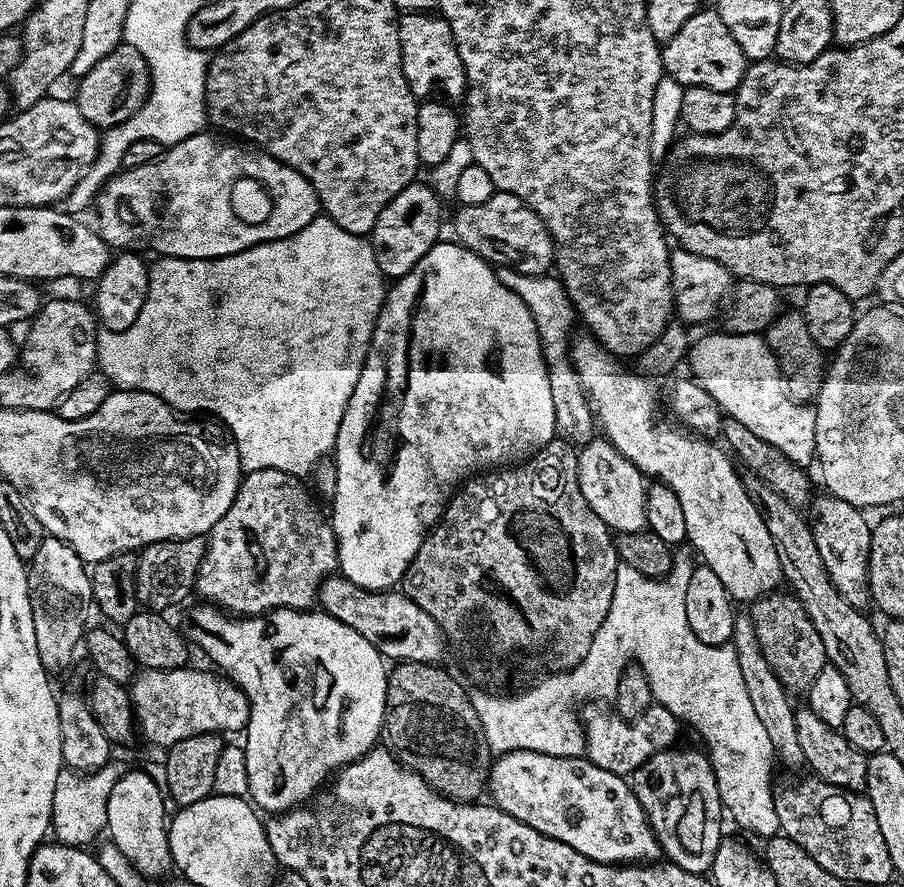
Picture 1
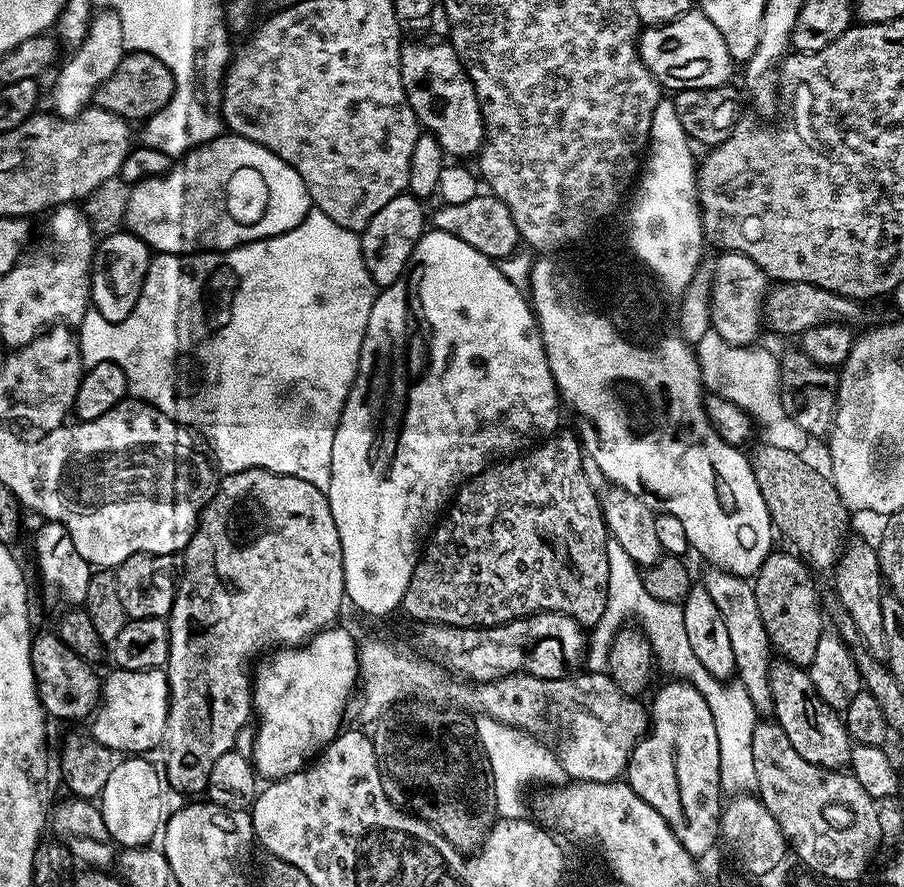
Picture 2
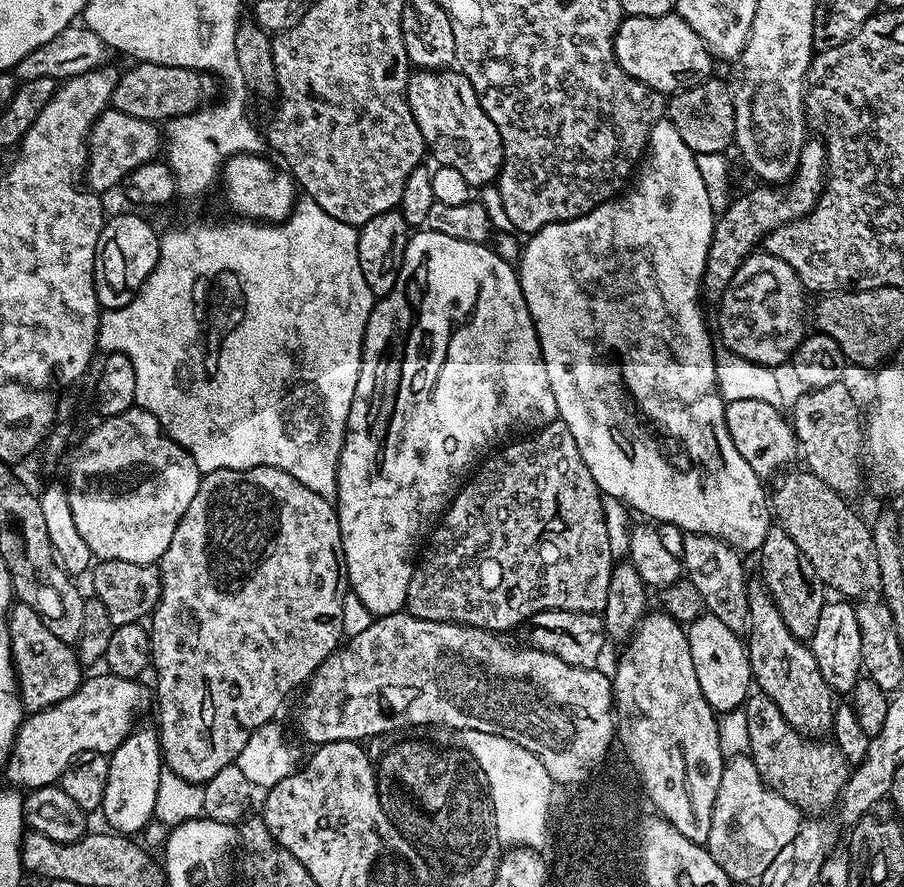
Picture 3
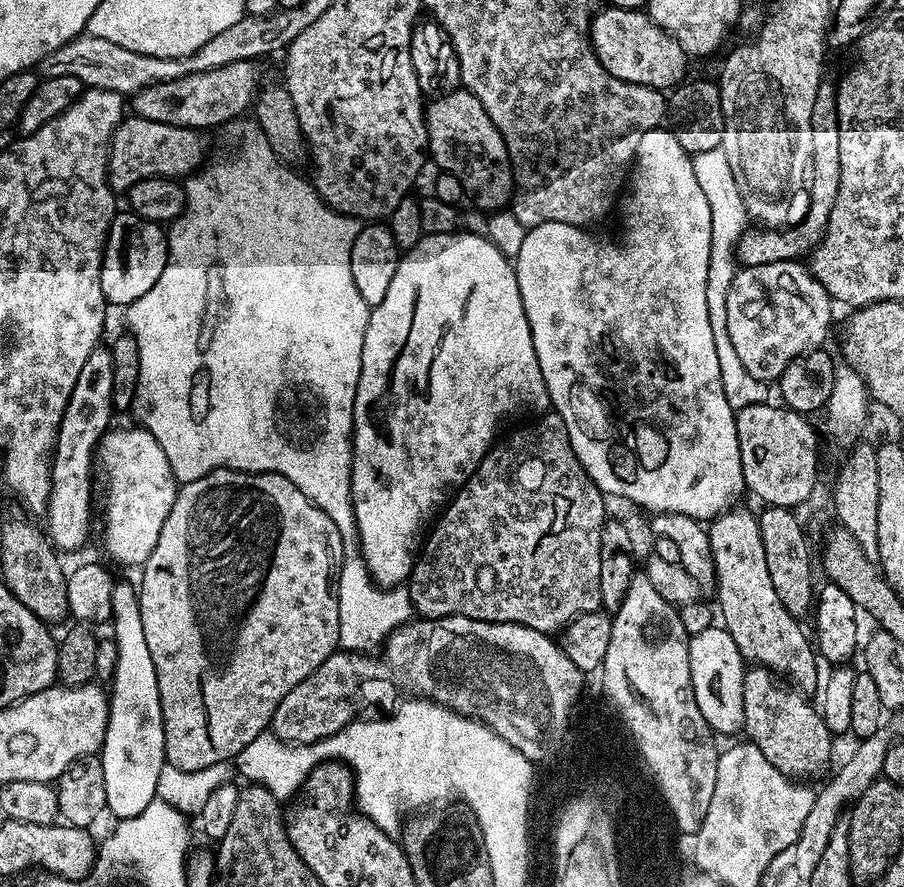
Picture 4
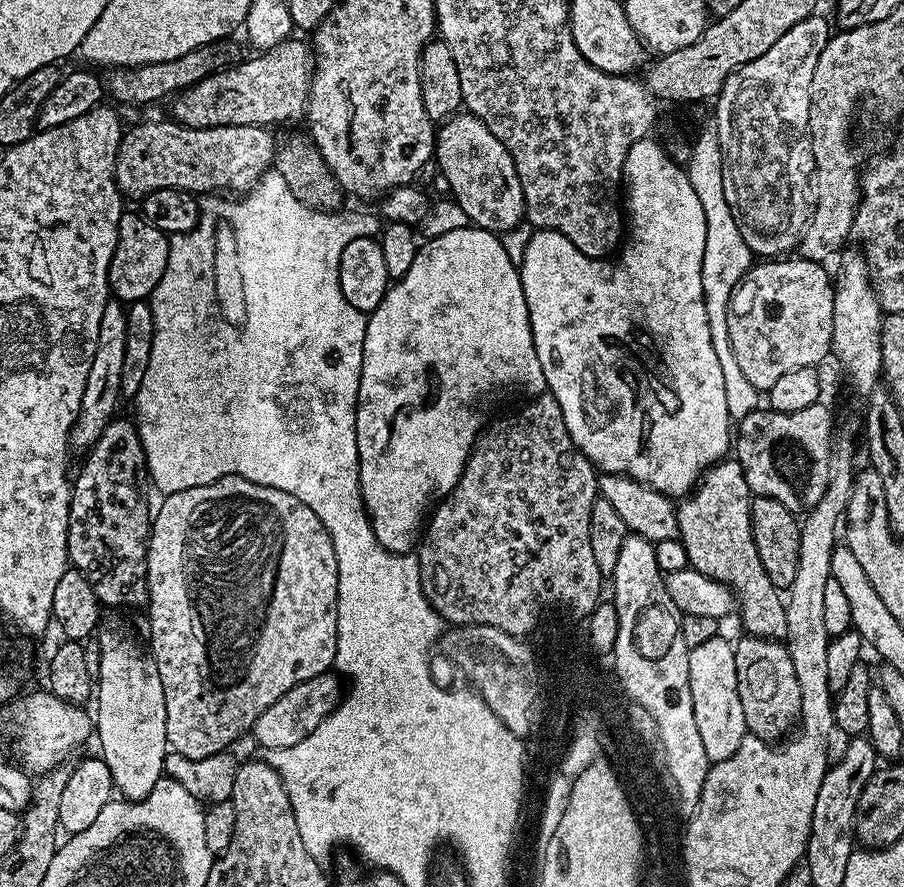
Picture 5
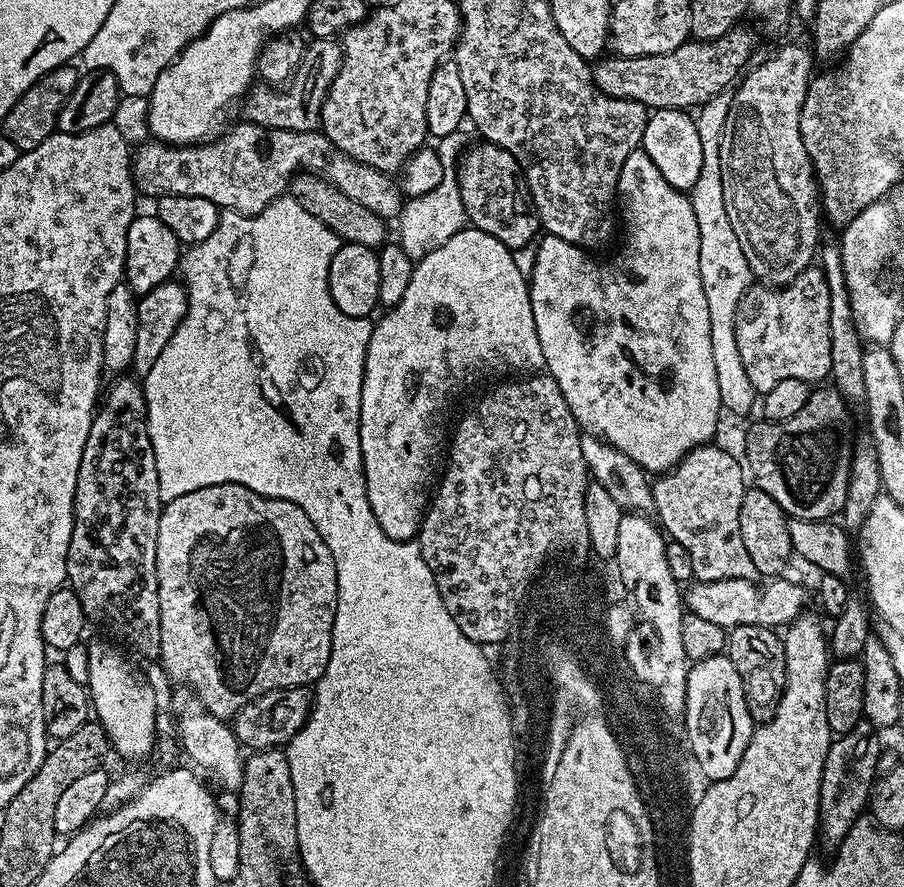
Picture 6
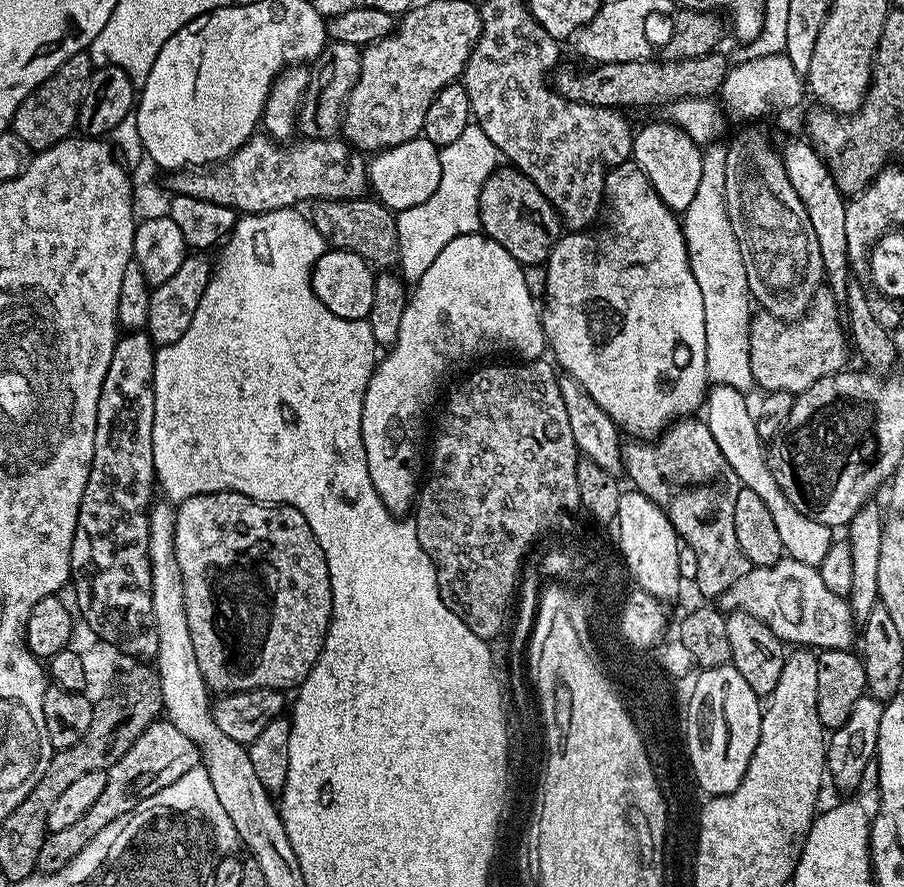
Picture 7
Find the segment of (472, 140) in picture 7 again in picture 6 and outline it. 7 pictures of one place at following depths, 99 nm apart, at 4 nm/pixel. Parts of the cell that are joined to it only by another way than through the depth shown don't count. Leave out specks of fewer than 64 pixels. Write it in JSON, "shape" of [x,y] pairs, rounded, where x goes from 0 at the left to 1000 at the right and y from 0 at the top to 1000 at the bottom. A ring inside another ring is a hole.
{"shape":[[[508,148],[486,154],[481,169],[491,188],[489,205],[485,205],[485,210],[480,210],[480,214],[476,214],[476,219],[455,222],[448,229],[446,238],[442,239],[440,273],[457,295],[466,293],[471,286],[476,286],[476,282],[489,277],[489,273],[498,273],[498,268],[502,268],[502,264],[510,262],[518,253],[518,242],[511,232],[509,200],[506,189],[507,182],[515,167],[513,152],[512,148]]]}

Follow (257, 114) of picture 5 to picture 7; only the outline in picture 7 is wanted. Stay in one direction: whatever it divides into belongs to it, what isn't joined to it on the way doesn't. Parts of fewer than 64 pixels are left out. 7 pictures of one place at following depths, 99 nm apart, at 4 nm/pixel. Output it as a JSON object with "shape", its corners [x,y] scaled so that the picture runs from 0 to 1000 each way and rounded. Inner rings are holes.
{"shape":[[[364,47],[358,51],[358,57],[347,72],[343,106],[336,109],[336,115],[332,120],[330,149],[333,154],[343,158],[366,158],[377,148],[385,108],[396,92],[398,60],[399,55],[387,51],[386,47]]]}

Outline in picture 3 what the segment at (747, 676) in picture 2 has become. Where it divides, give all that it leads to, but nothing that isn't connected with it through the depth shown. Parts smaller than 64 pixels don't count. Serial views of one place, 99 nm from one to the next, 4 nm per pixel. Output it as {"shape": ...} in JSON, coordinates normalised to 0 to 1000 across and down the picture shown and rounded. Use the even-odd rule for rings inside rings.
{"shape":[[[767,600],[758,603],[754,640],[759,652],[768,656],[782,693],[795,697],[812,715],[819,715],[827,707],[827,682],[825,669],[830,658],[823,655],[823,640],[819,637],[820,623],[792,604]]]}

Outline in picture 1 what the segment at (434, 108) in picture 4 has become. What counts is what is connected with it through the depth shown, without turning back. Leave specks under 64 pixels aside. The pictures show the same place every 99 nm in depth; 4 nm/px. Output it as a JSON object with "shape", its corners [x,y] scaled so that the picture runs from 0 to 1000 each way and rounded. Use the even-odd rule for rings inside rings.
{"shape":[[[448,14],[441,19],[440,26],[445,79],[457,108],[473,110],[483,99],[485,103],[492,104],[487,106],[494,109],[497,114],[508,114],[515,103],[513,71],[504,55],[504,44],[494,23],[487,16]]]}

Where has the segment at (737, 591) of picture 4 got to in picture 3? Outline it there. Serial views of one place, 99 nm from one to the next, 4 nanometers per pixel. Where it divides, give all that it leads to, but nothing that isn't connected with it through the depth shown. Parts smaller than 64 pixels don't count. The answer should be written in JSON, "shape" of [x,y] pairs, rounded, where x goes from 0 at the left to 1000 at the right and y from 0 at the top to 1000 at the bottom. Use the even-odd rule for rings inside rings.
{"shape":[[[835,663],[825,672],[829,716],[825,743],[832,752],[835,775],[865,800],[865,809],[869,809],[874,818],[885,822],[895,832],[915,831],[920,823],[921,778],[914,773],[914,764],[909,764],[905,746],[900,746],[897,729],[869,710],[869,701],[865,701],[865,692],[861,692],[848,663]]]}

